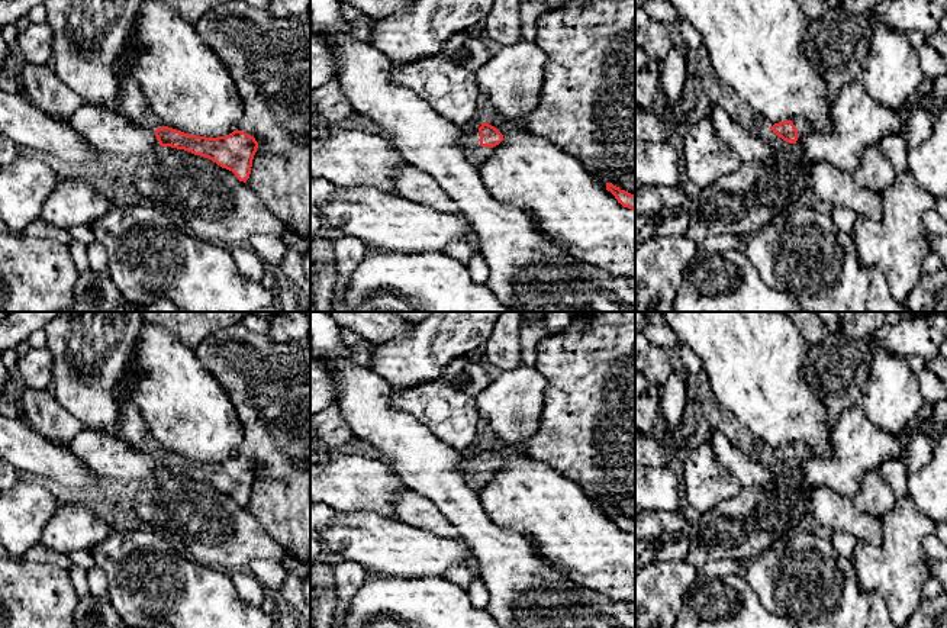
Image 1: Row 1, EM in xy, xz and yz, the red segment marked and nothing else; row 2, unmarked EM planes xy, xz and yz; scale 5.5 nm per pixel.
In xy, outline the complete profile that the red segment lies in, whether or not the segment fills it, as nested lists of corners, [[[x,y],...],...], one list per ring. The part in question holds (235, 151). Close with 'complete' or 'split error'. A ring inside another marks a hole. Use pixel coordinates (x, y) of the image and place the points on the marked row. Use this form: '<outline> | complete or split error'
[[[131,38],[116,61],[115,70],[120,86],[120,100],[116,109],[135,125],[152,129],[161,146],[184,149],[209,158],[232,171],[239,181],[247,183],[258,148],[255,138],[238,129],[226,136],[206,138],[165,126],[151,110],[133,77],[133,65],[141,51],[141,45]]] | split error

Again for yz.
[[[803,117],[780,120],[779,123],[770,126],[770,129],[789,144],[795,144],[799,136],[803,136],[812,131],[811,125]]] | split error

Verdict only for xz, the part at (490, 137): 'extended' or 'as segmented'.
extended

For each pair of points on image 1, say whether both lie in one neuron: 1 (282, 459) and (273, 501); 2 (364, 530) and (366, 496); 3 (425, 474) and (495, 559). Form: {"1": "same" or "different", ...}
{"1": "same", "2": "different", "3": "same"}

